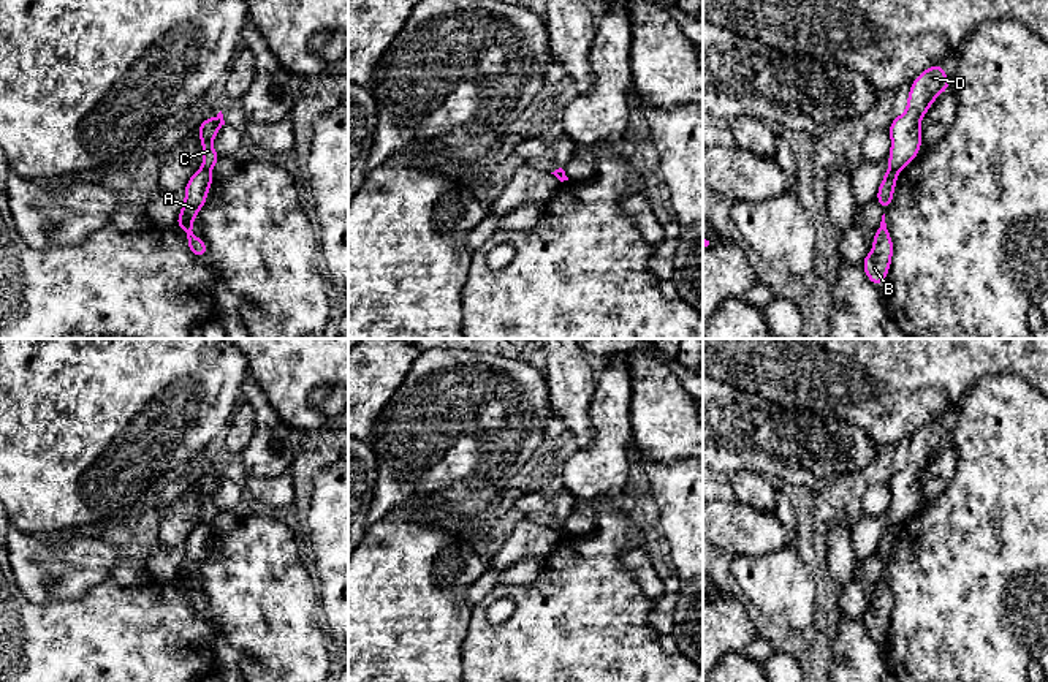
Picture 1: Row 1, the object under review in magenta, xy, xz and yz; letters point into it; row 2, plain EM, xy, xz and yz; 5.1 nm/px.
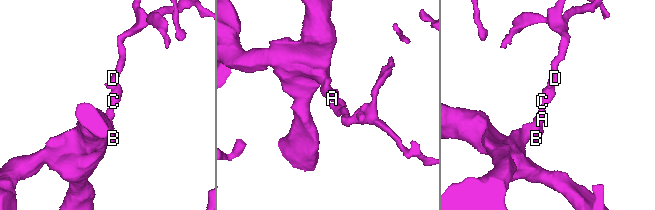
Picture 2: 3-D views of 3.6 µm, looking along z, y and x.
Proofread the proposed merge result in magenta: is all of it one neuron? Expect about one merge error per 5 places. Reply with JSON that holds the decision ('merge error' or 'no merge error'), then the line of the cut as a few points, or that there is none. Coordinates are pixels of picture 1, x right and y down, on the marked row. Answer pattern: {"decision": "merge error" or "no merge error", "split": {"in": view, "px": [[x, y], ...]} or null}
{"decision": "merge error", "split": {"in": "xy", "px": [[203, 166], [209, 171]]}}

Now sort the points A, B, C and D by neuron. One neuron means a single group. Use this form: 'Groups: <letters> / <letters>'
Groups: A B / C D

